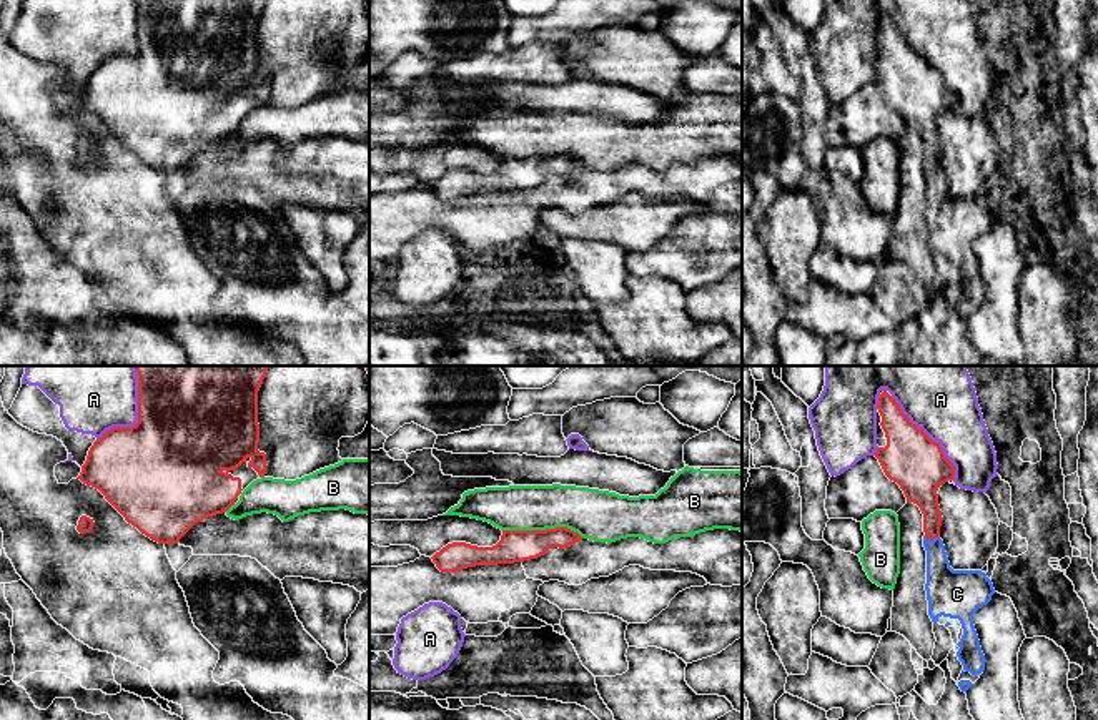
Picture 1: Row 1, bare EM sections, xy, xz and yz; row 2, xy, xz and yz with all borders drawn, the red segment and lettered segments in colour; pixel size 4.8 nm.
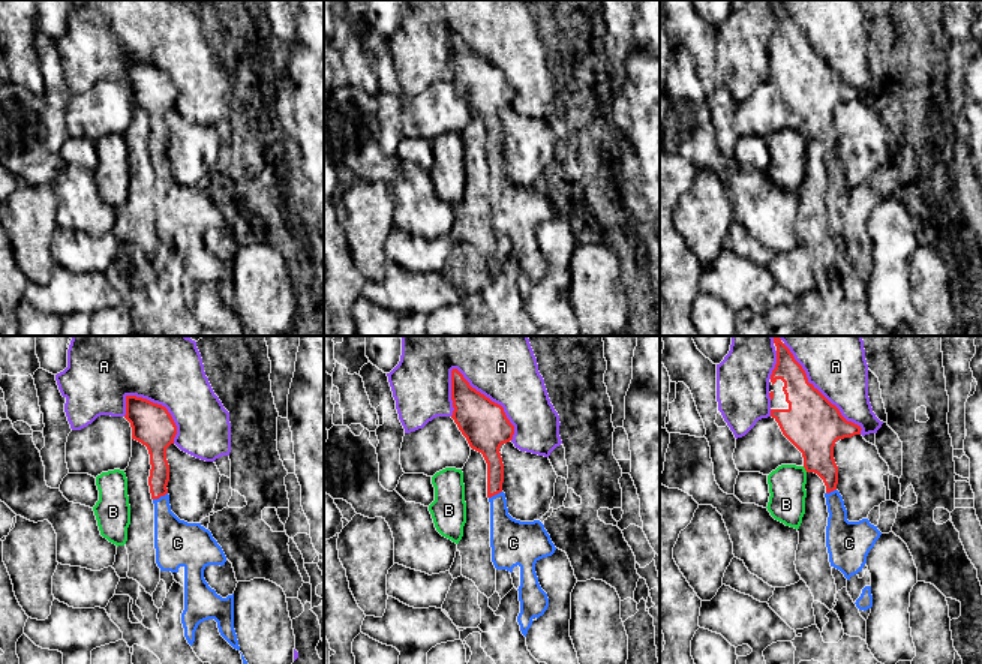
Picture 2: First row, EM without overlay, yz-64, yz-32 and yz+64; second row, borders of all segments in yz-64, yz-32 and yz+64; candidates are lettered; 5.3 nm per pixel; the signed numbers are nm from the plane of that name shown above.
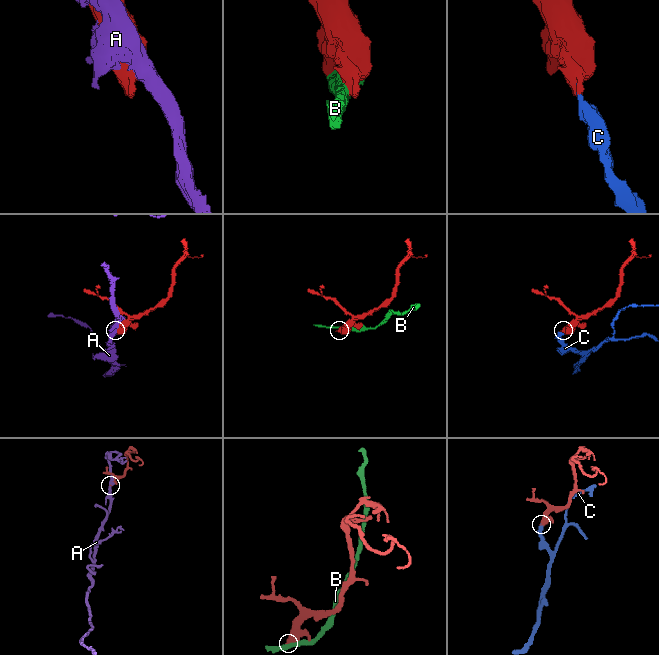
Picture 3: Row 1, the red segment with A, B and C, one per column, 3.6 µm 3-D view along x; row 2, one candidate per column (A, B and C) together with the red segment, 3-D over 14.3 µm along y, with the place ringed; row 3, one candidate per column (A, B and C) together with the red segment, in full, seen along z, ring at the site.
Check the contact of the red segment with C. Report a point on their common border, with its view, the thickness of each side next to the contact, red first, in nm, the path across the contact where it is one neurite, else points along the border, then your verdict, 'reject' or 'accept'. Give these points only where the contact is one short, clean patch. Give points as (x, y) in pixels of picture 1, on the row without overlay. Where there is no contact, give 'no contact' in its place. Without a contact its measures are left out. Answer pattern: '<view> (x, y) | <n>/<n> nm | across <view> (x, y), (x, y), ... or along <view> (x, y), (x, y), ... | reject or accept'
yz (932, 167) | 150/190 nm | across yz (920, 117), (932, 140), (932, 167), (939, 202), (945, 215) | accept

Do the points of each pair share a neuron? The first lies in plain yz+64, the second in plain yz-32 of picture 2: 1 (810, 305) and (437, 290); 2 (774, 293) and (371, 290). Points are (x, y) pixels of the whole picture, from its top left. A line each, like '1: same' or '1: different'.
1: different
2: same

